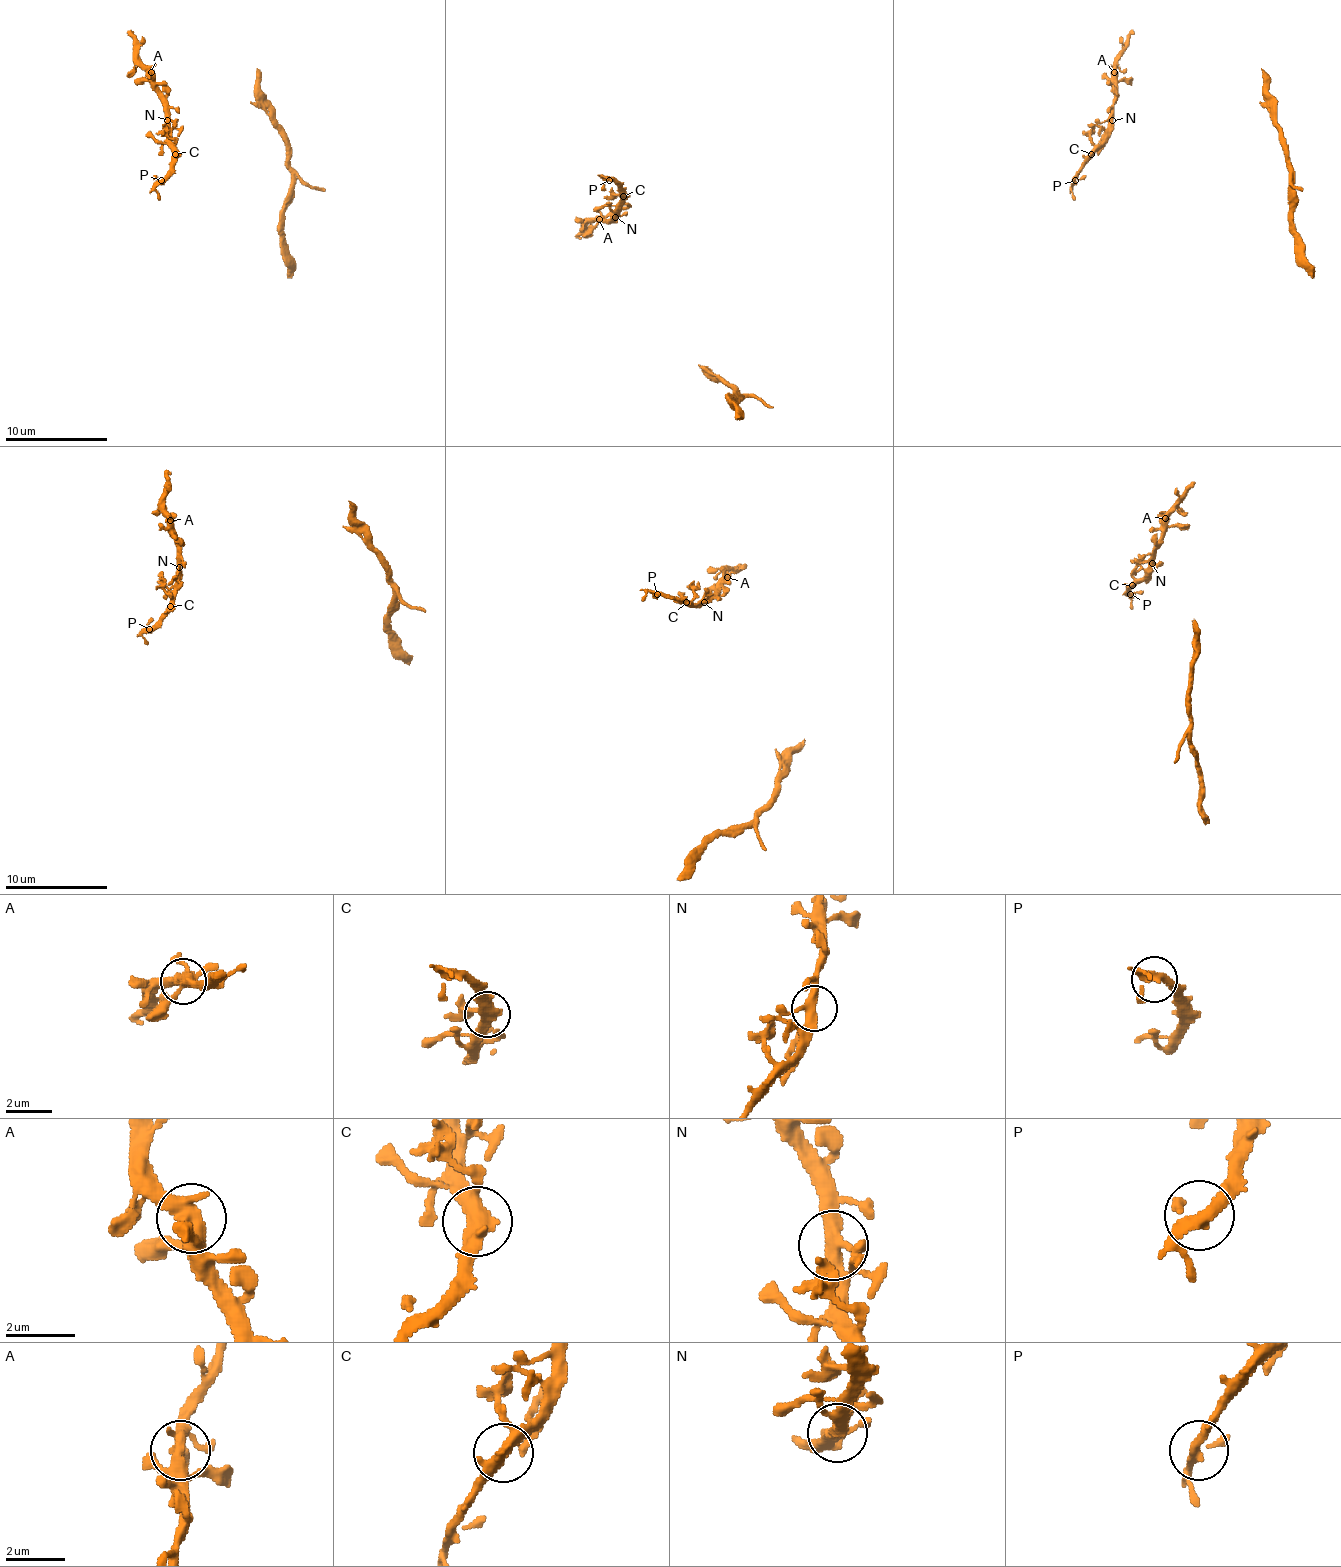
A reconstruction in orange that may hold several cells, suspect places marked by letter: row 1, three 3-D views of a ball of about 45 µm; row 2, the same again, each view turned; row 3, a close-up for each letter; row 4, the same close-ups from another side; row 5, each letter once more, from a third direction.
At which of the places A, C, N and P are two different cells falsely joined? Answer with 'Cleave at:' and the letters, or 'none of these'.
Cleave at: none of these

